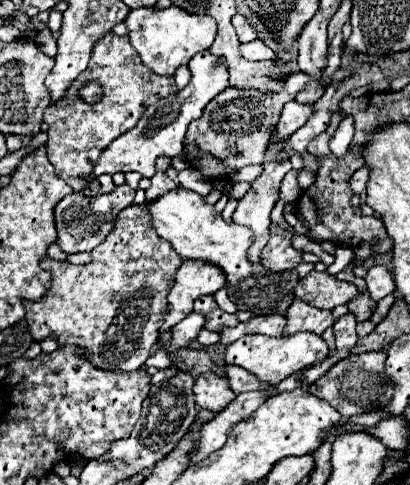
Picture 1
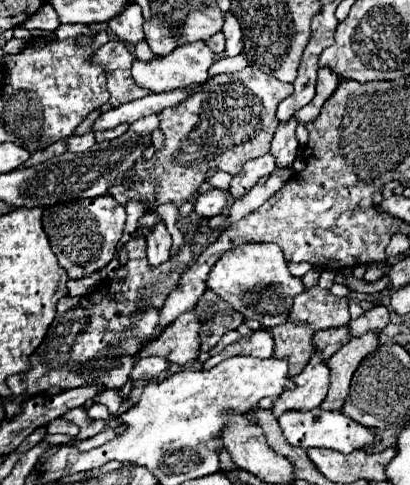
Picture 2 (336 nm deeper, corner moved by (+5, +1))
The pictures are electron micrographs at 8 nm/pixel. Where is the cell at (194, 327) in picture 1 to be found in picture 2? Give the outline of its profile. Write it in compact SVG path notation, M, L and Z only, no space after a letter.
M144 357L144 359L138 359L134 371L130 373L132 379L154 379L158 377L162 371L166 371L170 367L170 361L168 359L162 359L162 357Z

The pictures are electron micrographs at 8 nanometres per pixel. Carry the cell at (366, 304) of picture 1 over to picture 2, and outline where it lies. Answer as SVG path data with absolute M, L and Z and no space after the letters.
M346 327L322 329L314 333L314 347L324 353L324 359L330 359L348 339L350 339L350 331L346 331Z

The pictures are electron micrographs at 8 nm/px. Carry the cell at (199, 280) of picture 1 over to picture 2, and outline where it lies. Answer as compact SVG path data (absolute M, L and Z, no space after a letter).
M186 311L186 315L180 315L174 323L170 323L170 327L166 327L158 339L146 343L146 347L140 351L140 357L160 355L172 363L186 365L198 357L200 329L202 323L198 323L198 315L194 315L194 311Z

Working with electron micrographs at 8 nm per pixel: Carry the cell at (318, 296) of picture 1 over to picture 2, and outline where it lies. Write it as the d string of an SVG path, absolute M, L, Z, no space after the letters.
M318 285L302 291L290 309L292 321L304 321L314 331L328 329L328 327L340 327L350 321L348 313L348 299L336 297L328 289L322 289Z

